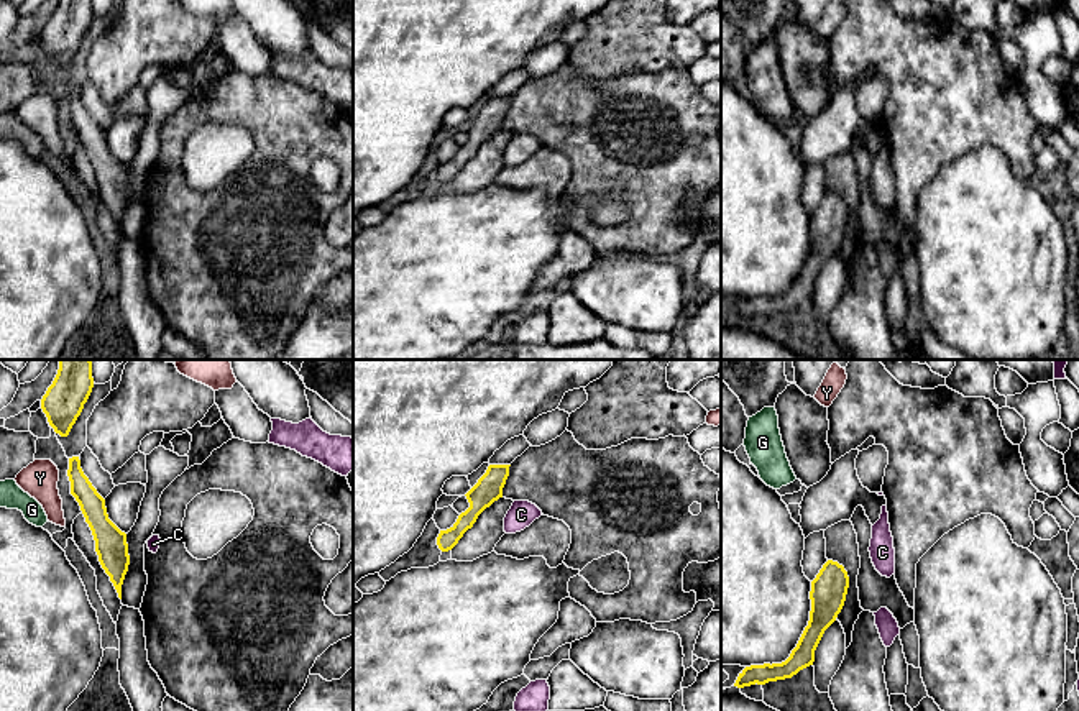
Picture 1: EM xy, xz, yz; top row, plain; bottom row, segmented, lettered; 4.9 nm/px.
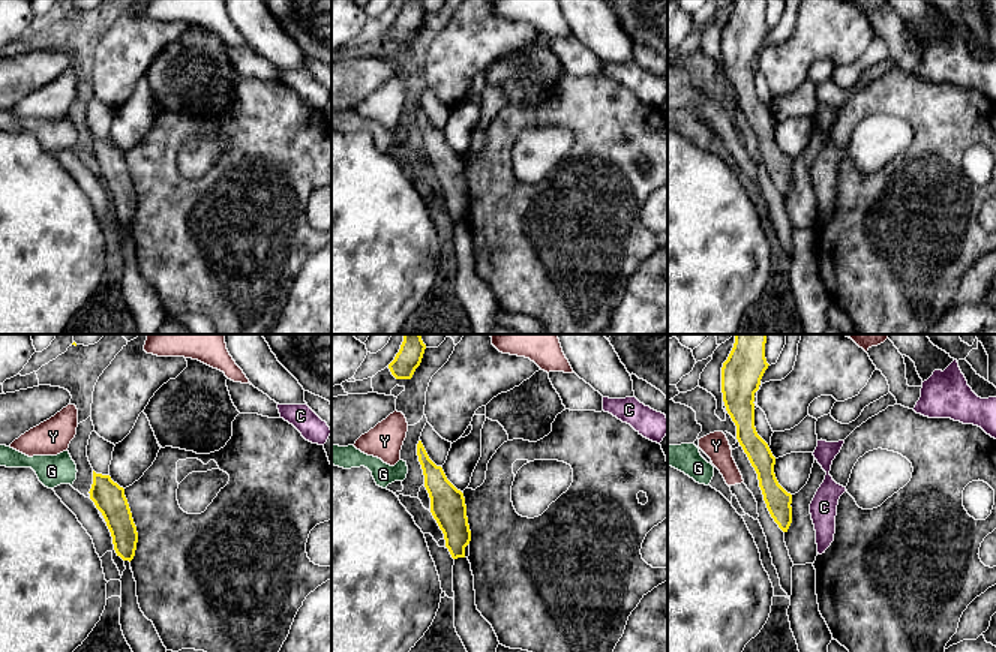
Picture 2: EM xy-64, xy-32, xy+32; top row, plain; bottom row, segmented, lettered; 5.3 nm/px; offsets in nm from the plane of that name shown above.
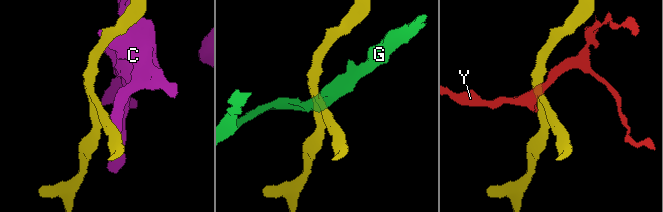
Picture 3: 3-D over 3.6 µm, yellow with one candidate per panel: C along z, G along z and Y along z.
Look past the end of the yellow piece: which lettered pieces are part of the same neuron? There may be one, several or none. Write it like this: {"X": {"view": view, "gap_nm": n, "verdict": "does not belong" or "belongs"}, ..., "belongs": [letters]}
{"C": {"view": "xz", "gap_nm": 60, "verdict": "does not belong"}, "G": {"view": "xy", "gap_nm": 160, "verdict": "does not belong"}, "Y": {"view": "xy", "gap_nm": 50, "verdict": "does not belong"}, "belongs": []}

